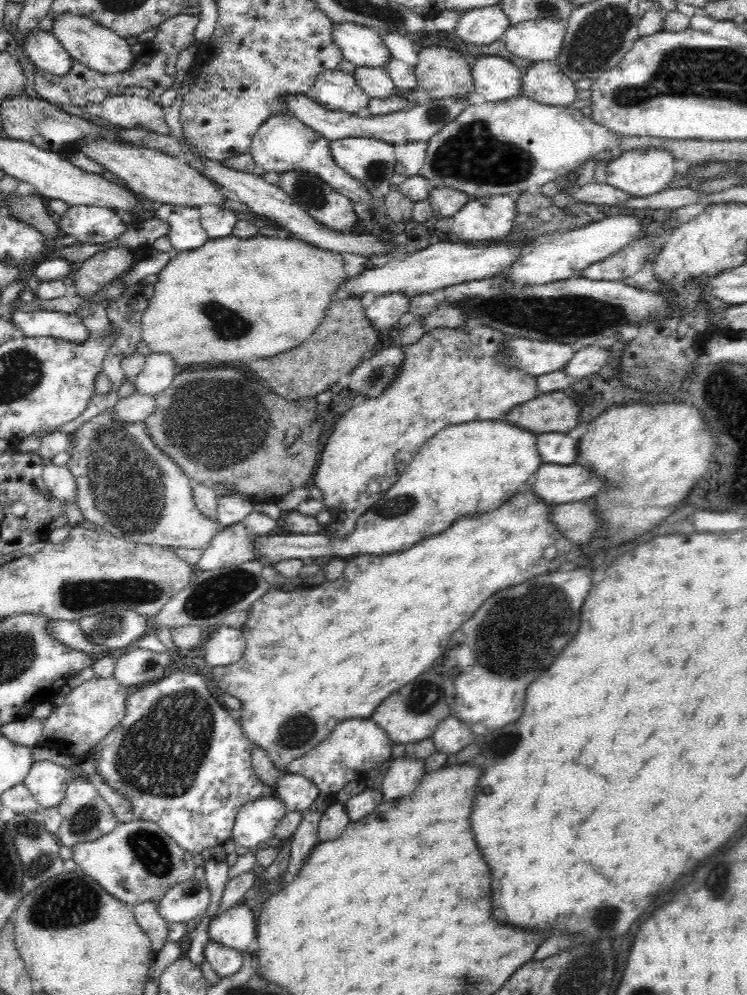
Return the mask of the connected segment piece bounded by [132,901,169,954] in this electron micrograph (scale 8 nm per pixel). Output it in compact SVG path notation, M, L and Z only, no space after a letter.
M144 901L132 908L139 927L149 936L152 951L157 954L168 942L169 922L161 917L154 901Z

